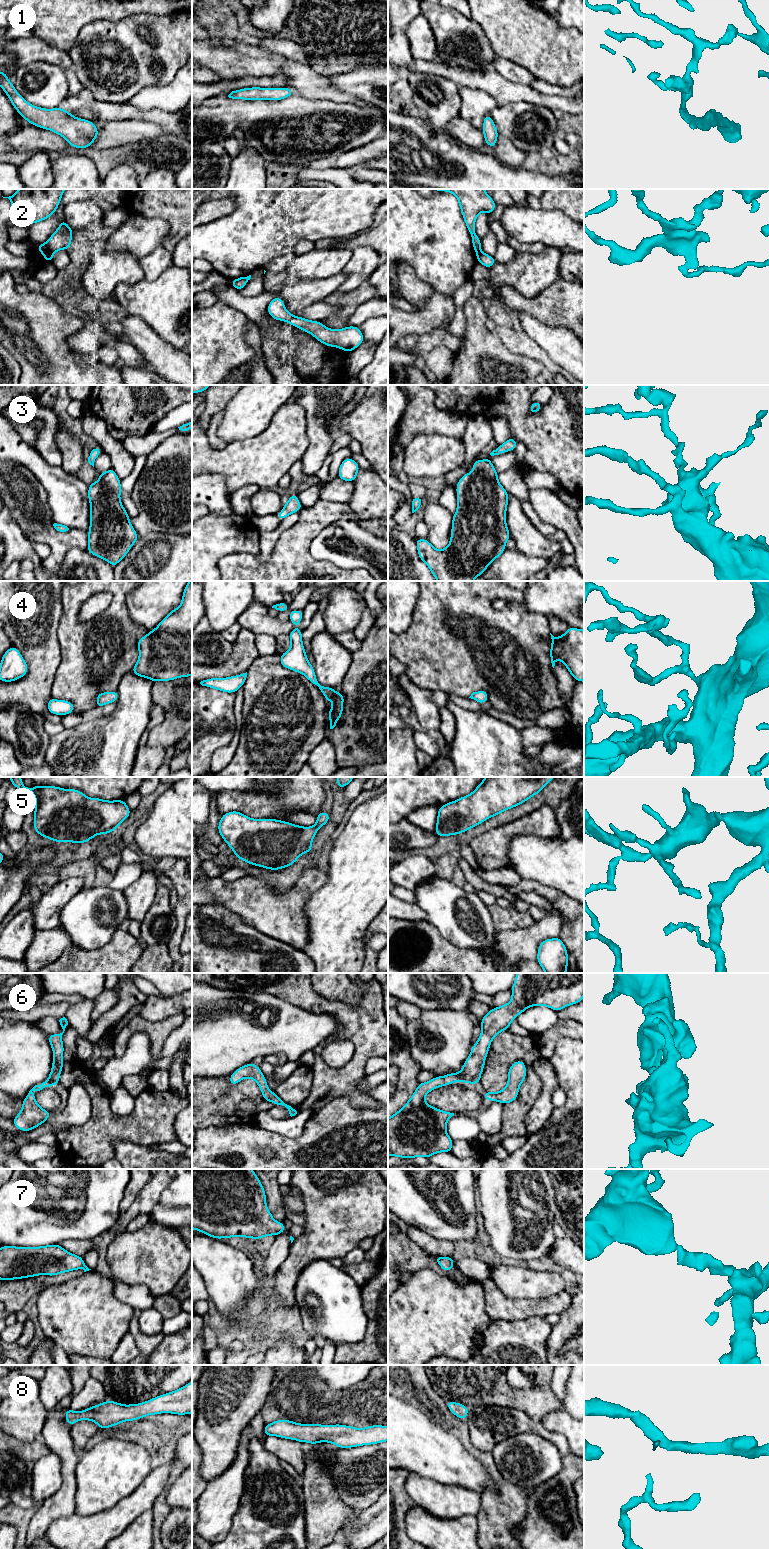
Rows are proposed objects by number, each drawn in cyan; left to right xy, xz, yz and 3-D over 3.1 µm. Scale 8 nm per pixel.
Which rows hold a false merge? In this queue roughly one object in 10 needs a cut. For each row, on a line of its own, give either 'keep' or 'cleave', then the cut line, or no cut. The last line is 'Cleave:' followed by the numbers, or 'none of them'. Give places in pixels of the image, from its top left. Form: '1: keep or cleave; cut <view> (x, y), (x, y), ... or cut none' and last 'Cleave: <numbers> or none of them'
1: keep; cut none
2: cleave; cut xy (45, 243), (52, 254)
3: keep; cut none
4: keep; cut none
5: keep; cut none
6: keep; cut none
7: keep; cut none
8: keep; cut none
Cleave: 2

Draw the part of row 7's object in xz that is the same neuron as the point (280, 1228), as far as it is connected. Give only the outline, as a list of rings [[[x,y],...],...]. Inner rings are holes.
[[[192,1169],[192,1229],[218,1240],[231,1237],[258,1240],[286,1231],[283,1222],[275,1221],[268,1210],[265,1190],[252,1169]]]

